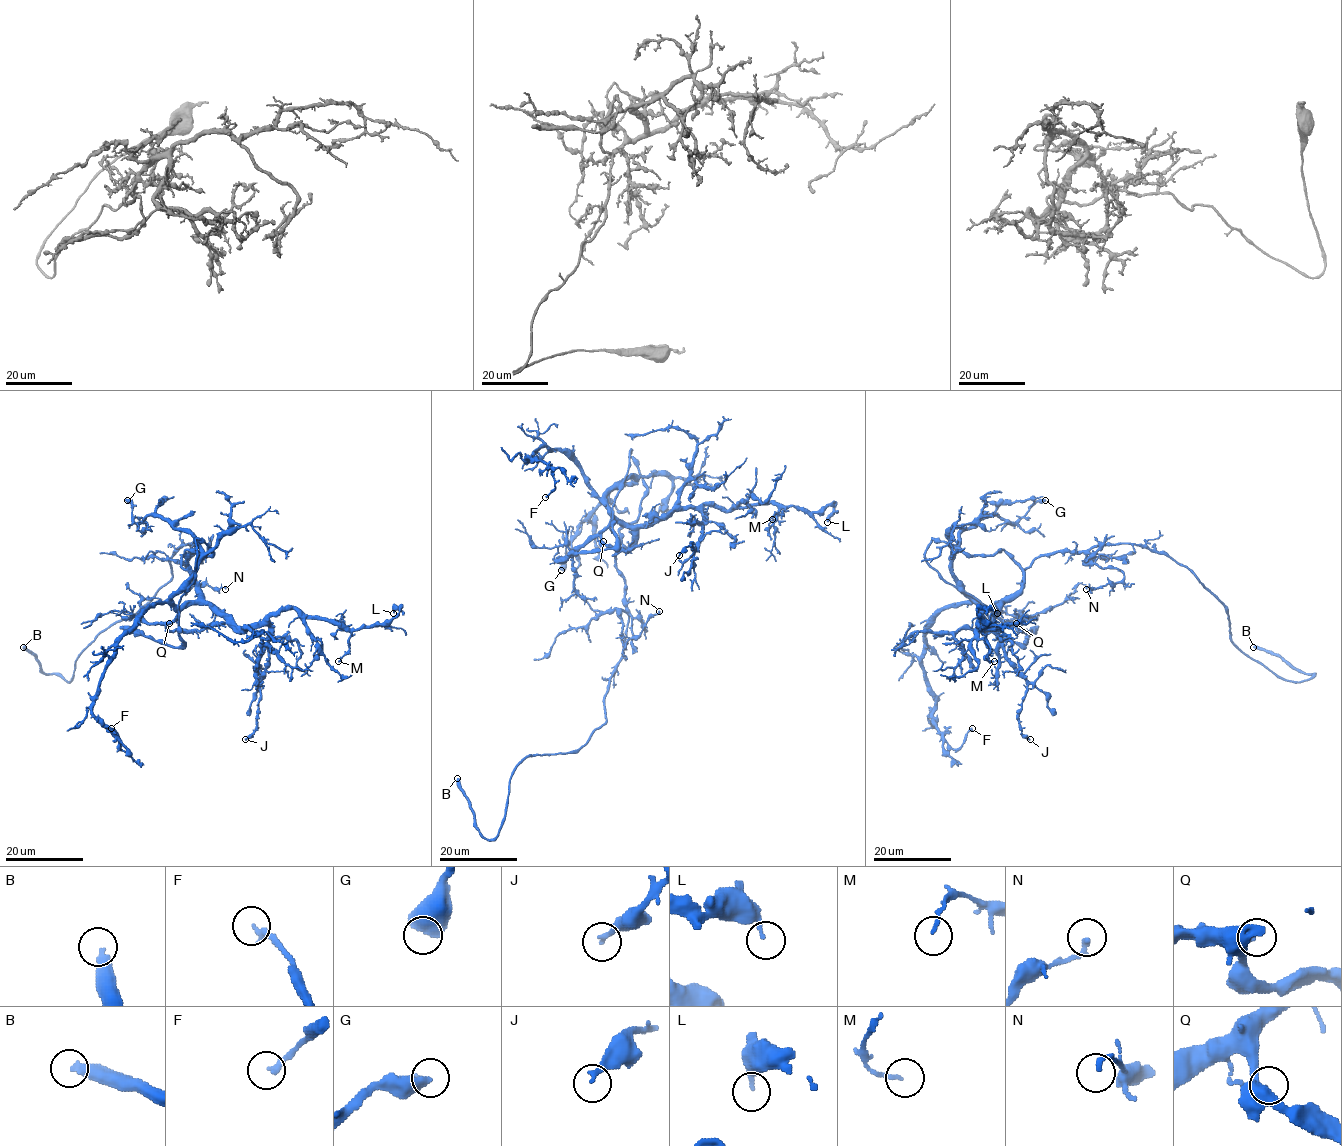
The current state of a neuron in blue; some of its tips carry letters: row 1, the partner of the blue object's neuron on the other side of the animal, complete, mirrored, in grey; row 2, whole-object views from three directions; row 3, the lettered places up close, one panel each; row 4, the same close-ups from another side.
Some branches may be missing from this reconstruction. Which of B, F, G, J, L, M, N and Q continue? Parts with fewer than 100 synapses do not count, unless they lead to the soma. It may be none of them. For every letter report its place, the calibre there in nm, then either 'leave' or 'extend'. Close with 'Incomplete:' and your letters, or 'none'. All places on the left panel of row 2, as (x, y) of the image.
B: place (23, 647); calibre 360 nm; extend
F: place (111, 728); calibre 240 nm; leave
G: place (127, 500); calibre 650 nm; leave
J: place (245, 739); calibre 200 nm; leave
L: place (393, 613); calibre 200 nm; leave
M: place (338, 661); calibre 120 nm; leave
N: place (225, 589); calibre 200 nm; leave
Q: place (169, 623); calibre 120 nm; leave
Incomplete: B

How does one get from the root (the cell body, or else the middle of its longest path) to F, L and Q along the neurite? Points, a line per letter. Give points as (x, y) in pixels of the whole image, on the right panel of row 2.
F: (1094, 547), (1039, 556), (1001, 604), (952, 603), (934, 619), (921, 667), (935, 727), (954, 749), (972, 728)
L: (1094, 547), (1037, 557), (985, 626), (980, 613), (981, 629), (977, 609), (997, 613)
Q: (1094, 547), (1081, 551), (1055, 551), (1037, 557), (1024, 570), (1022, 587), (994, 611), (1007, 623), (1016, 623)

